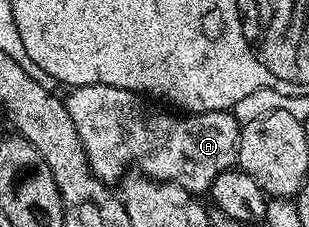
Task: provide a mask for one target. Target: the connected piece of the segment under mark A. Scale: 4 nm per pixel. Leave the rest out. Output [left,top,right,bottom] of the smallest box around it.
[66,85,242,195]

